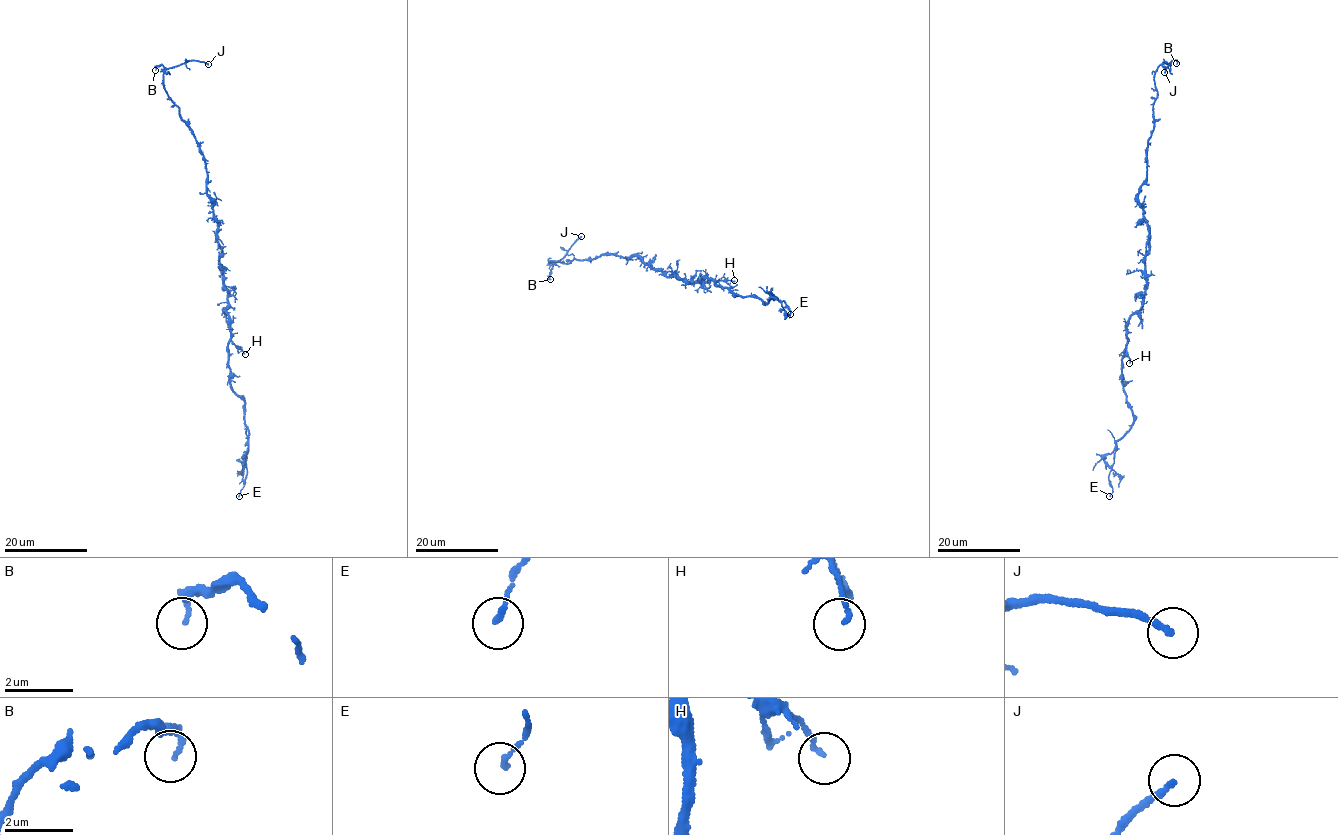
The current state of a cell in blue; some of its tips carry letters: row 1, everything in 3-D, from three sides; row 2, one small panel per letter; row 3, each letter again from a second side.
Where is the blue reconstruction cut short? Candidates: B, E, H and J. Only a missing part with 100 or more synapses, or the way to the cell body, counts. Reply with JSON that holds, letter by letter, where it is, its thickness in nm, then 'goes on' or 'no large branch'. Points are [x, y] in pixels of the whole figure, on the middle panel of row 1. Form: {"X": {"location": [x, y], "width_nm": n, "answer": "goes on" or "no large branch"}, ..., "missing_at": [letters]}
{"B": {"location": [550, 279], "width_nm": 120, "answer": "no large branch"}, "E": {"location": [790, 314], "width_nm": 160, "answer": "no large branch"}, "H": {"location": [734, 280], "width_nm": 110, "answer": "no large branch"}, "J": {"location": [581, 236], "width_nm": 170, "answer": "goes on"}, "missing_at": ["J"]}

